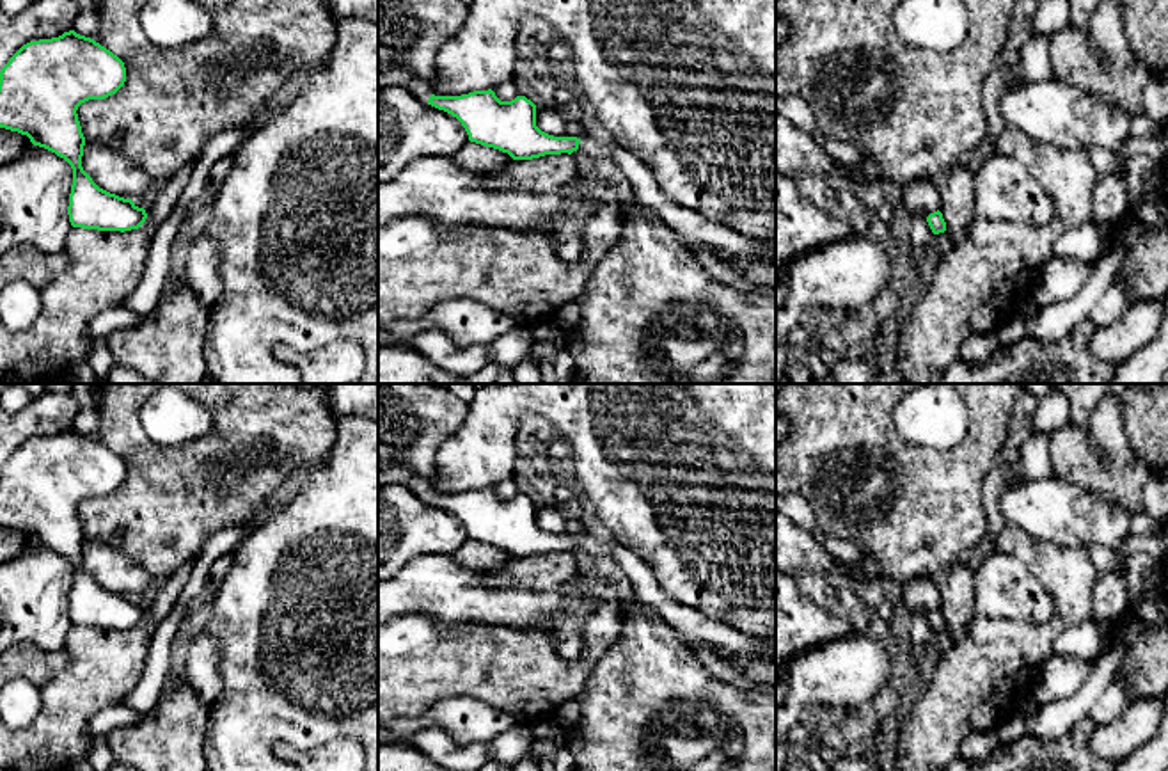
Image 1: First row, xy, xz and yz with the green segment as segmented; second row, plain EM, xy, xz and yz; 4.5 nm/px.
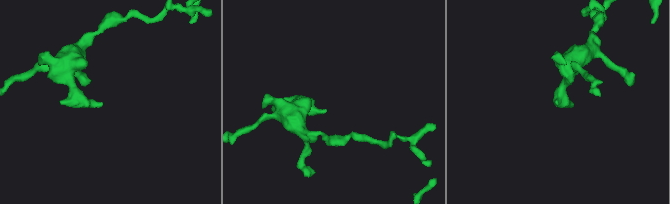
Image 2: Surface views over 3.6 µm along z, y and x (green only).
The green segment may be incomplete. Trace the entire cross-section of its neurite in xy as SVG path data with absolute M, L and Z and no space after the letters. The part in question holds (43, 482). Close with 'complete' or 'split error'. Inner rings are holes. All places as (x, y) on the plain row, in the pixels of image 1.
M75 428L23 442L0 469L0 526L27 533L34 544L55 551L73 567L67 604L73 625L124 631L138 627L147 616L144 606L131 597L99 586L82 565L85 535L76 508L89 497L105 497L115 492L124 480L124 460Z; complete

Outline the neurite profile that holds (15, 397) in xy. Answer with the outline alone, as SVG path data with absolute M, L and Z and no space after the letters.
M9 384L0 394L0 407L7 412L18 412L32 400L32 394L21 384Z

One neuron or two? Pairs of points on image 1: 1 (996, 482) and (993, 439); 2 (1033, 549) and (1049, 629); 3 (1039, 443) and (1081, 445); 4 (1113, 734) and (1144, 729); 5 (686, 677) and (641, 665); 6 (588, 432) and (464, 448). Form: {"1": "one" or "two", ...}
{"1": "two", "2": "one", "3": "two", "4": "one", "5": "one", "6": "one"}

